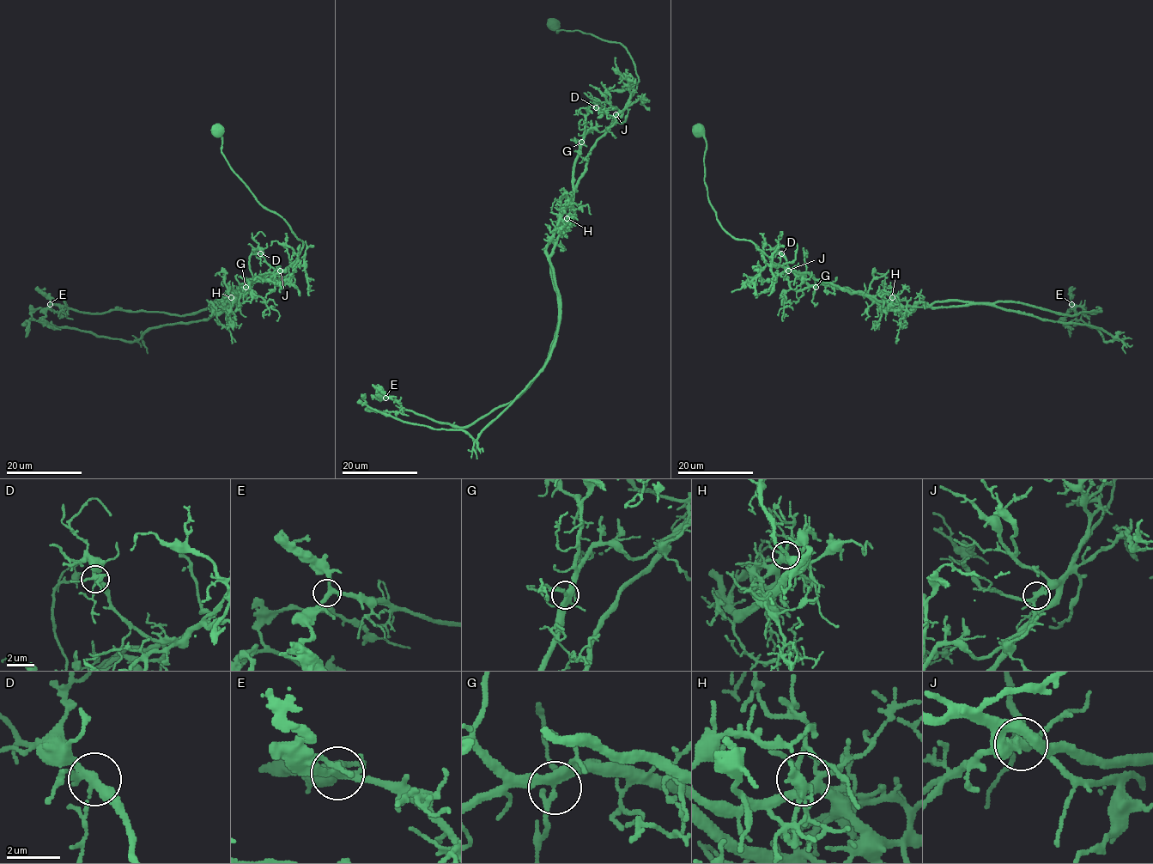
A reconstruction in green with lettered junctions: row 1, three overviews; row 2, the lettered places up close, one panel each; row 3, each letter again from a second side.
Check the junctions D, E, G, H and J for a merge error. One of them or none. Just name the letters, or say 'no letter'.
J

